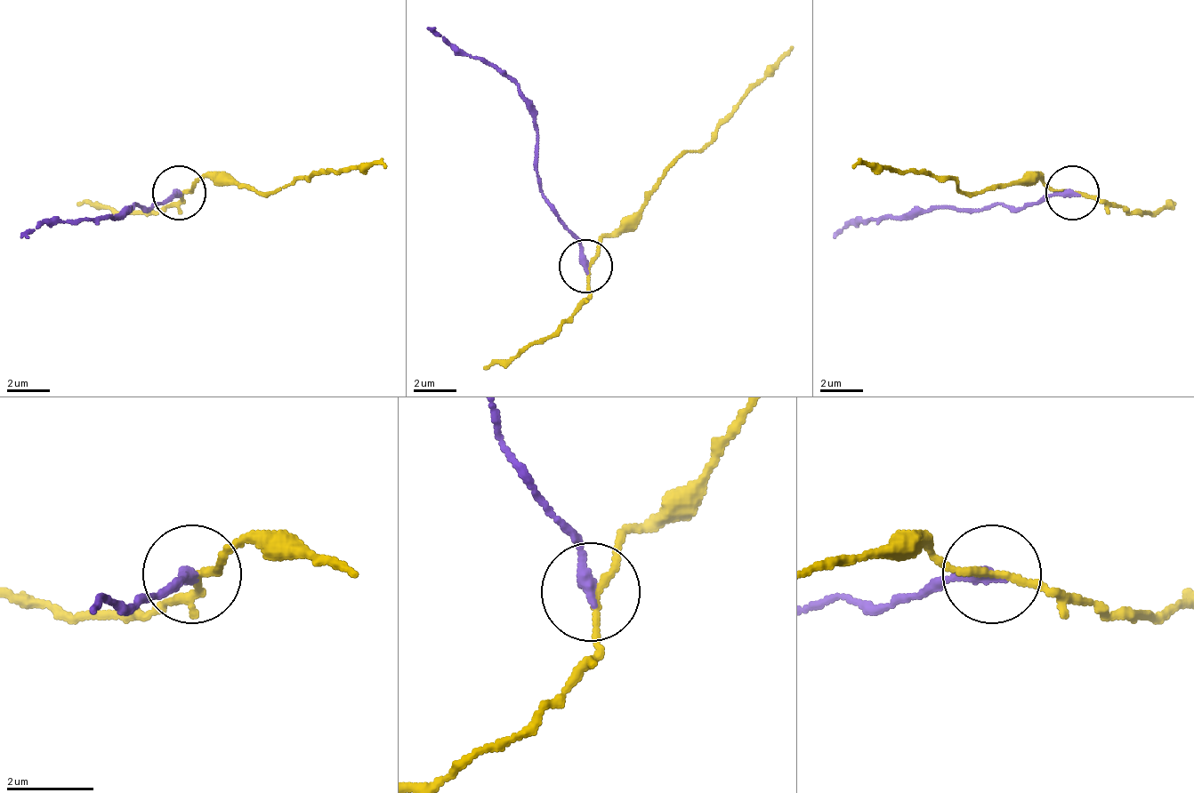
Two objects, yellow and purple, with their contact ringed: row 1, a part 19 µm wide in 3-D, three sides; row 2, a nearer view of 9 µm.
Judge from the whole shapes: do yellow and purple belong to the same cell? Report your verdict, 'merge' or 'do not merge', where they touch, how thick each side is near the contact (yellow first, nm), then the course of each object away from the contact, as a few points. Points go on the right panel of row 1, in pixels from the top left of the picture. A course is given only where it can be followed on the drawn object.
do not merge; place (1072, 192); calibres 150 and 280 nm; course yellow (1074, 191), (1052, 191), (1036, 175), (961, 191), (918, 170), (854, 170); course purple (1074, 191), (993, 207), (854, 218), (833, 239)

